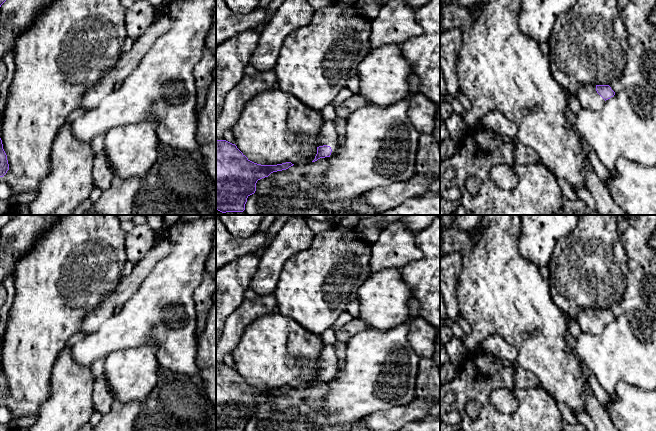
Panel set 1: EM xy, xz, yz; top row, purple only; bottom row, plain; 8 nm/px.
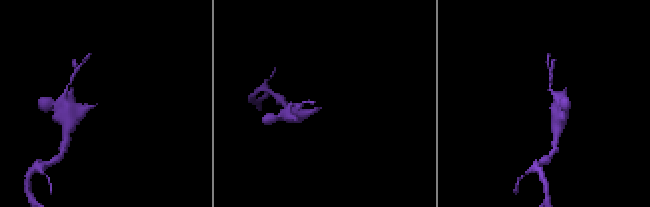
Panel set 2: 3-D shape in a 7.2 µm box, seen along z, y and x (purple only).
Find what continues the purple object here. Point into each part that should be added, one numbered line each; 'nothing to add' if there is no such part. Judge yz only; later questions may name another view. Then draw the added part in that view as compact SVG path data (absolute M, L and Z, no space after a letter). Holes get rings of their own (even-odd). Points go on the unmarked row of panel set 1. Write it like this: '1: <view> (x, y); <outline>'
1: yz (587, 319); M582 309L576 321L582 332L592 335L600 335L605 328L605 324L596 315L596 309Z

